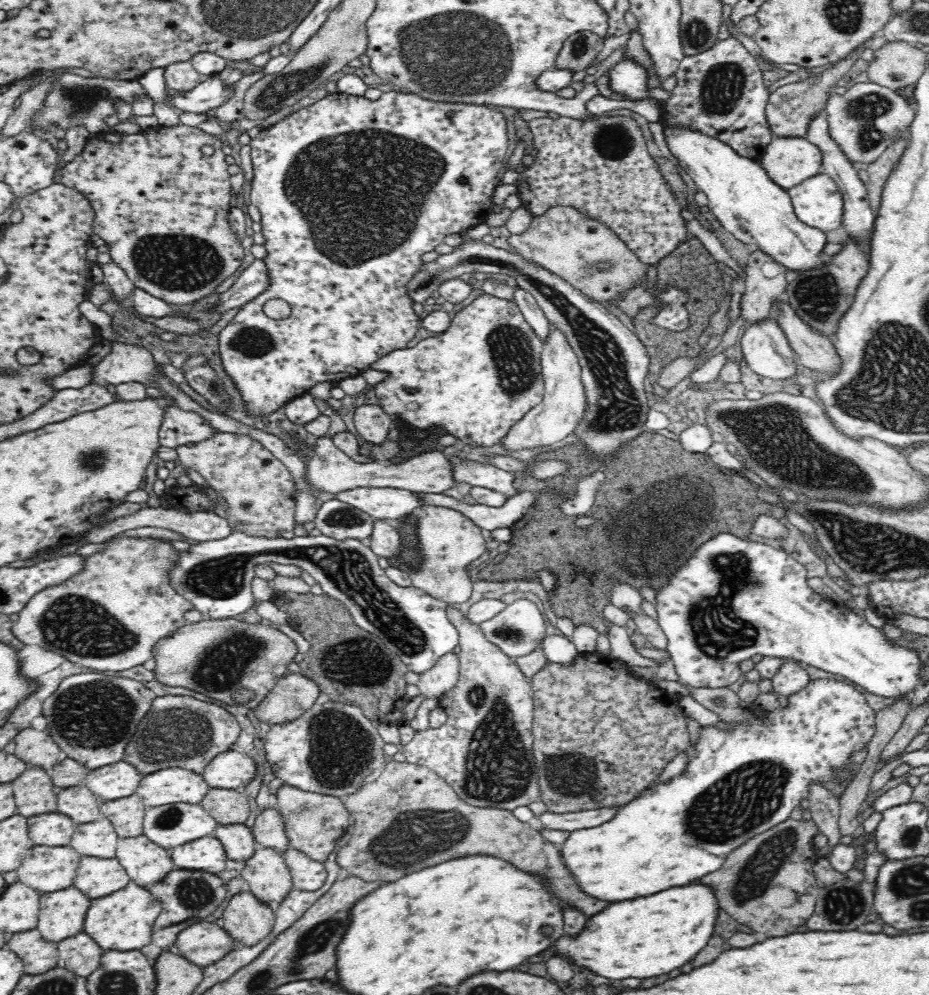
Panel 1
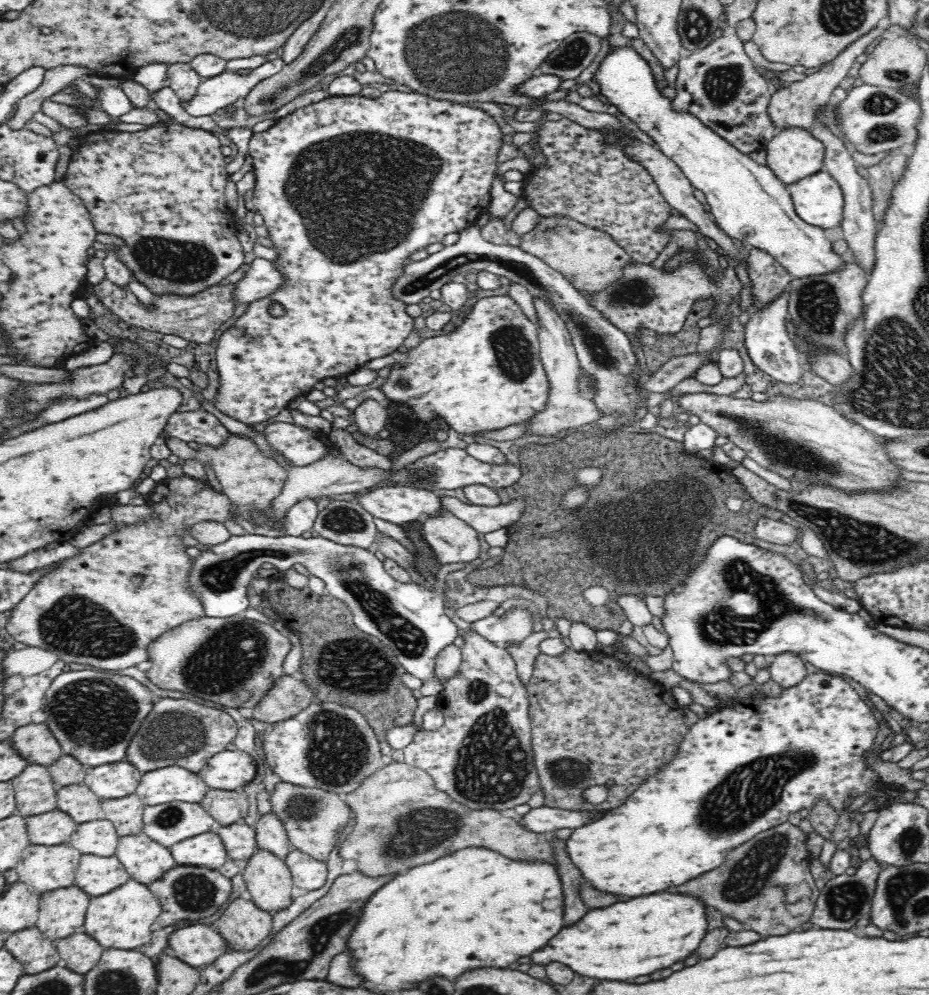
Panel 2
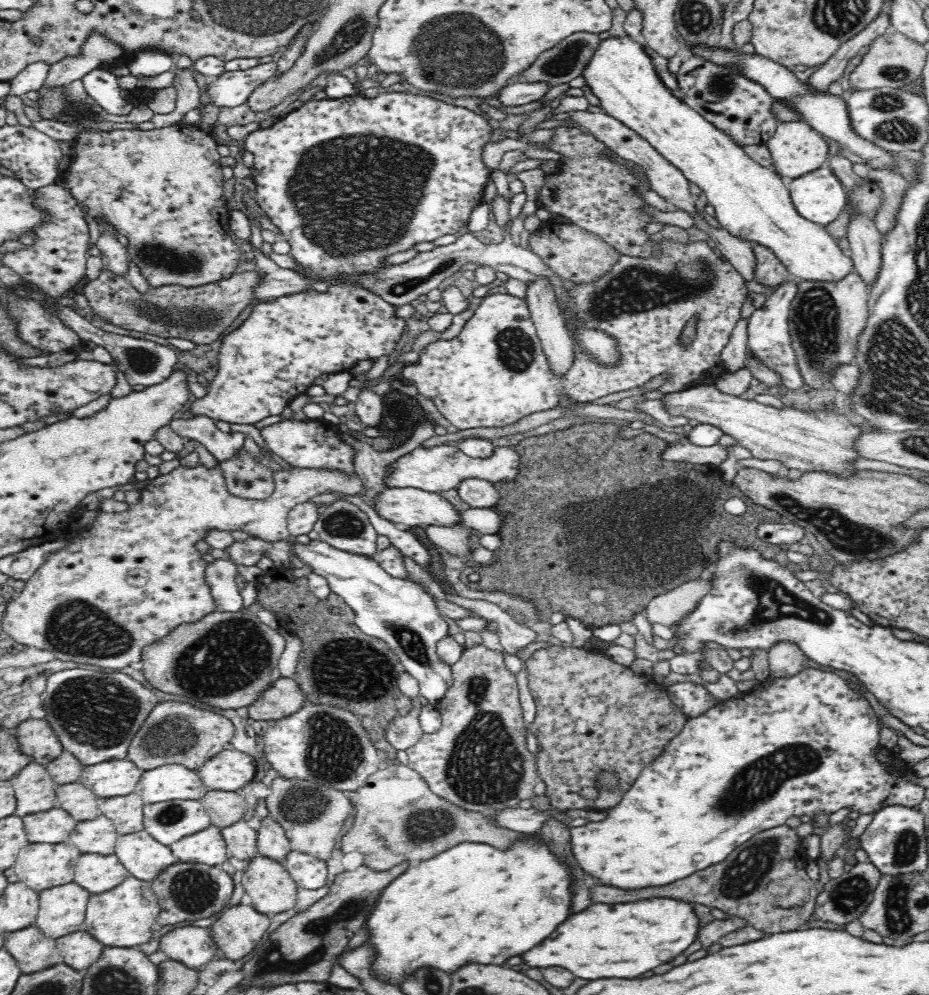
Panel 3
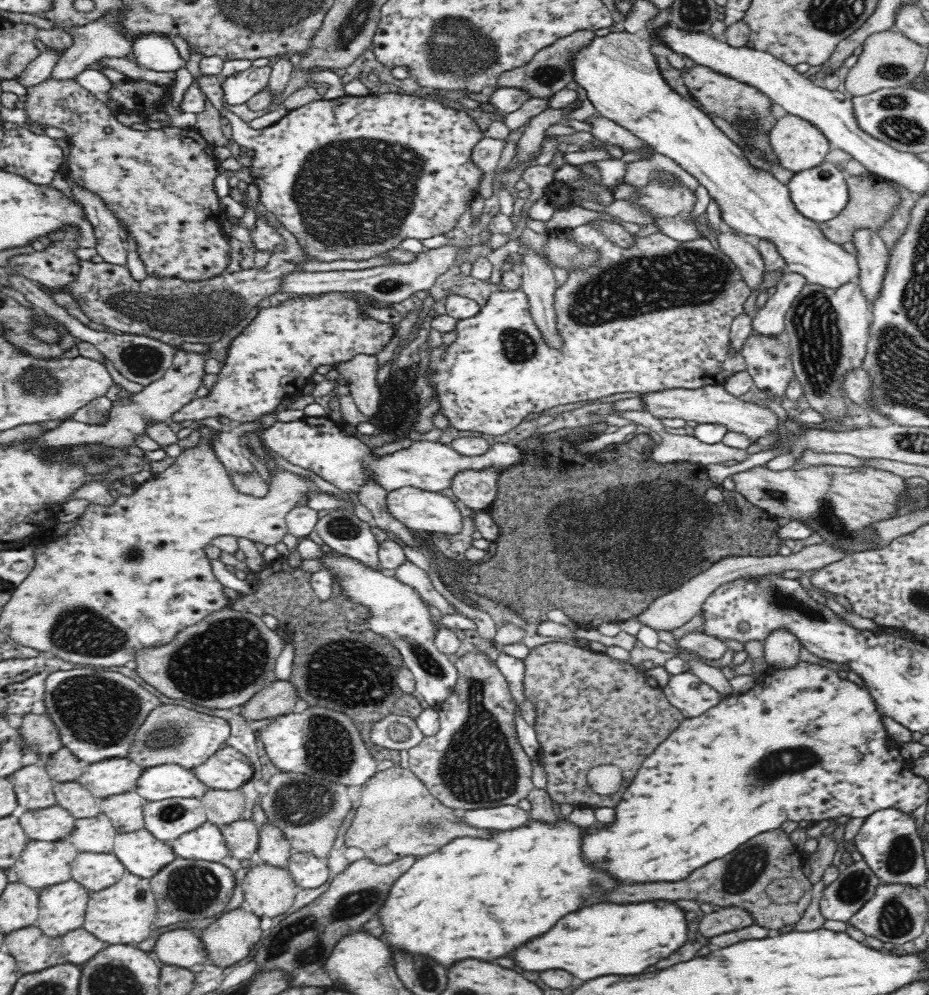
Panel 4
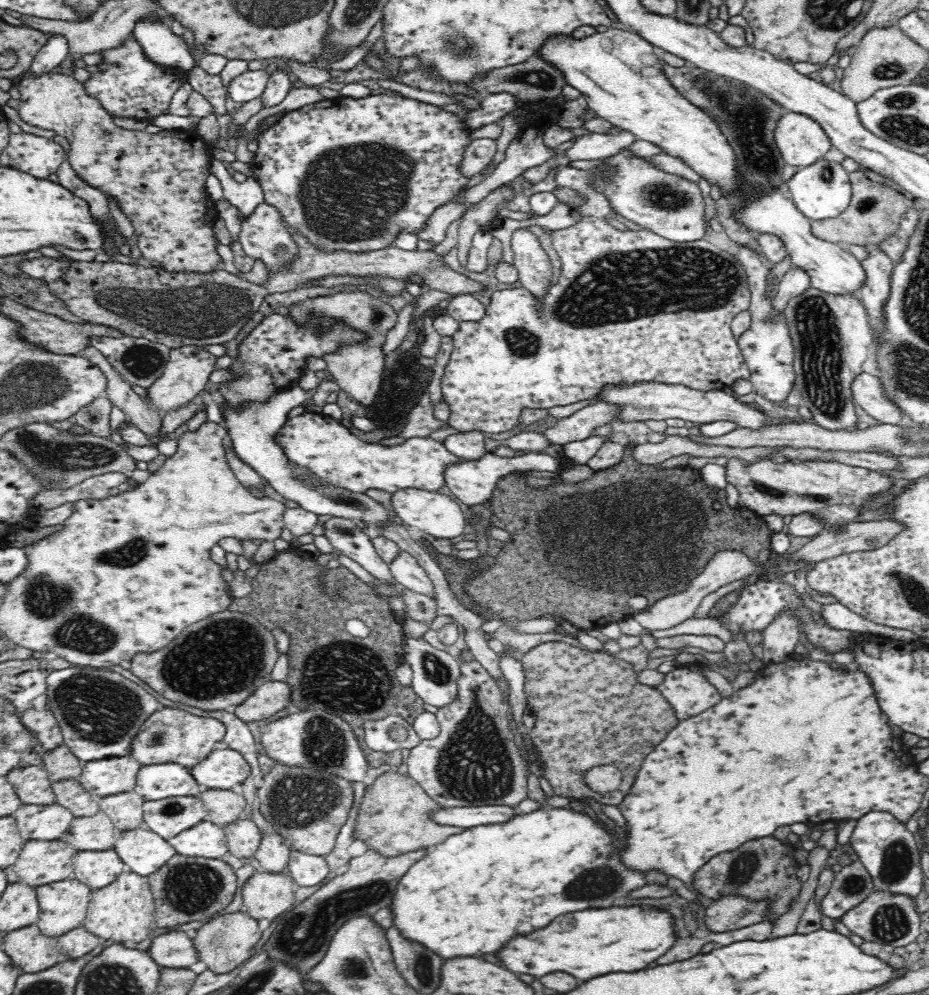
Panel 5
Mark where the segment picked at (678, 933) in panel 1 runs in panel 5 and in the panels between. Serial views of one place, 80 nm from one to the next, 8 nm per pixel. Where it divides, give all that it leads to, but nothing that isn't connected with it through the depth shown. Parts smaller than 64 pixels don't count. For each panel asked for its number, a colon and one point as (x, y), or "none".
2: (629, 939)
3: (608, 940)
4: (602, 939)
5: (588, 943)

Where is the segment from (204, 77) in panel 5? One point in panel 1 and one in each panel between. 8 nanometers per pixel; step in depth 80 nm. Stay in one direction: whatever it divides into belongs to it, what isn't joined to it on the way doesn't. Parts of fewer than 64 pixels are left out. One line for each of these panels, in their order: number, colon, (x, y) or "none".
1: (352, 191)
2: (343, 229)
3: (348, 181)
4: (351, 177)

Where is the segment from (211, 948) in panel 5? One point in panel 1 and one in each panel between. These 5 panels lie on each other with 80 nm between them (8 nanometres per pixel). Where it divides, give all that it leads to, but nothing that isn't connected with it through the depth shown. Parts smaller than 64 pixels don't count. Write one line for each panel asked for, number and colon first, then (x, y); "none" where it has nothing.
1: (246, 920)
2: (243, 926)
3: (236, 933)
4: (231, 938)

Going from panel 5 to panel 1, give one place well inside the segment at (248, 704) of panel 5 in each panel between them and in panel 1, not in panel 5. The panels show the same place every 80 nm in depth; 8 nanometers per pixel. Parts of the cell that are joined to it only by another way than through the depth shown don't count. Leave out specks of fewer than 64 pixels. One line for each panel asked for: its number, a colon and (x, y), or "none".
1: (294, 693)
2: (289, 695)
3: (284, 697)
4: (278, 698)

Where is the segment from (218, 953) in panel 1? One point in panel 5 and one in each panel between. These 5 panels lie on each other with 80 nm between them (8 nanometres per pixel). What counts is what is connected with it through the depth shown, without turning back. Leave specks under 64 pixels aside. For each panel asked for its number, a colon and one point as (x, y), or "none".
2: (198, 944)
3: (190, 945)
4: (181, 948)
5: (173, 950)

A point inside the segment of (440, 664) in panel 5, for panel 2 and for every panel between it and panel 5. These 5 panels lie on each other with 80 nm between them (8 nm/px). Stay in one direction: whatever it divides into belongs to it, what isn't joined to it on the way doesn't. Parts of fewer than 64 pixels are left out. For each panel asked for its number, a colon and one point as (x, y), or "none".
2: (411, 620)
3: (400, 612)
4: (398, 612)

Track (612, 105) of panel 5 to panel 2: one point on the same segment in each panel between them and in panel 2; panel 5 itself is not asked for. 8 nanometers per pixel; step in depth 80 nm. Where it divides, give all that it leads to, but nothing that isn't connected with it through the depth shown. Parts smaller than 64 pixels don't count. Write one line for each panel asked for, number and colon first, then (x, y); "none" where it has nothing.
2: (750, 203)
3: (750, 201)
4: (621, 77)

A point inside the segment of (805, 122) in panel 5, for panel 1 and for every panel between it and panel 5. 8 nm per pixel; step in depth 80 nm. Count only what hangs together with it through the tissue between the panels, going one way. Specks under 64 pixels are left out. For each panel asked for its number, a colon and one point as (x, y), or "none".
1: (789, 160)
2: (793, 154)
3: (796, 148)
4: (800, 145)

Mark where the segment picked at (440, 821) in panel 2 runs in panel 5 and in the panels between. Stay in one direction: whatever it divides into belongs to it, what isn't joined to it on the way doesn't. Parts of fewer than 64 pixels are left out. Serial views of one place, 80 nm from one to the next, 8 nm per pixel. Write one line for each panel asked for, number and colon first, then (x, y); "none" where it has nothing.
3: (398, 817)
4: (397, 816)
5: (393, 818)

